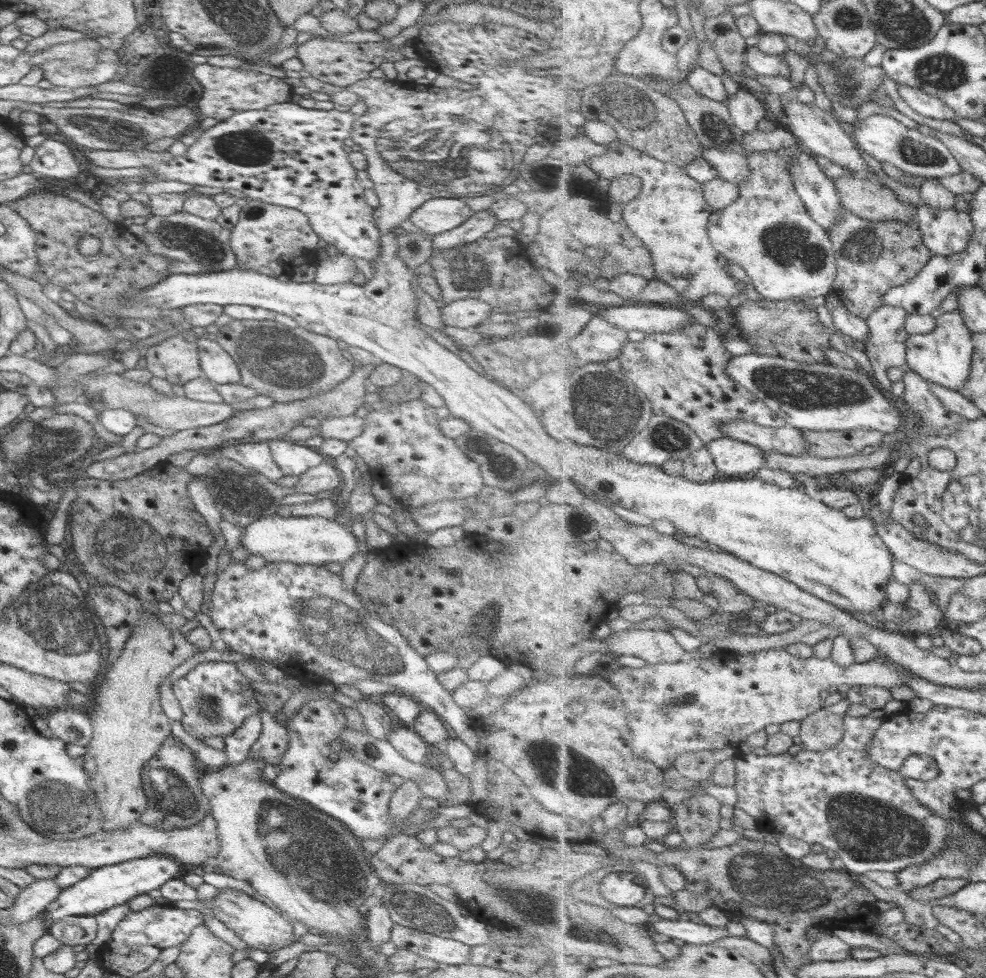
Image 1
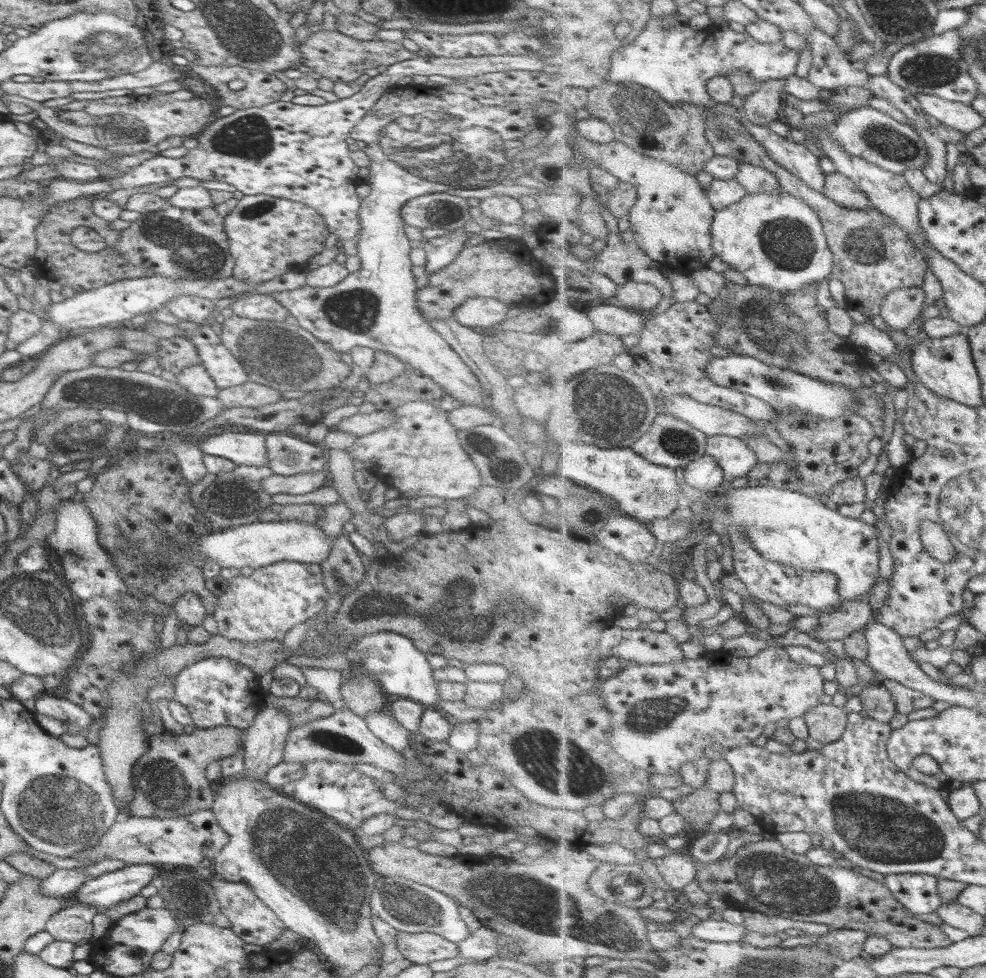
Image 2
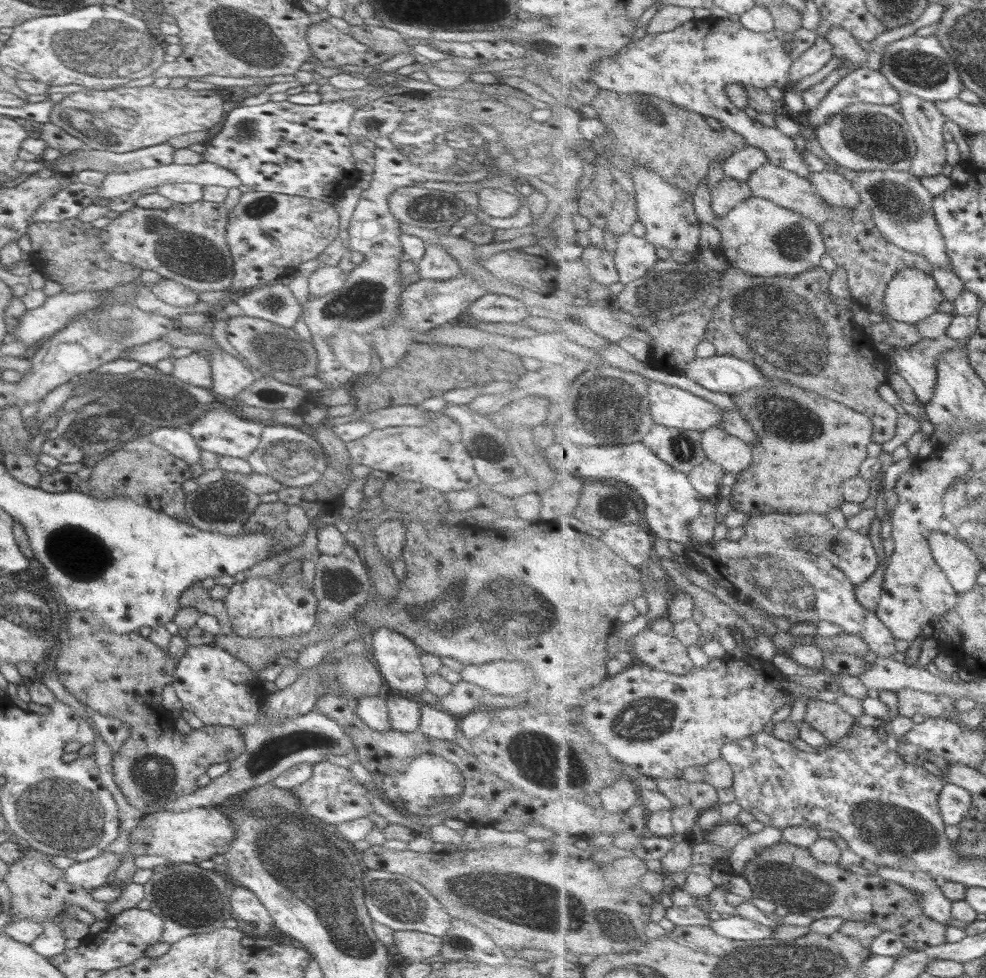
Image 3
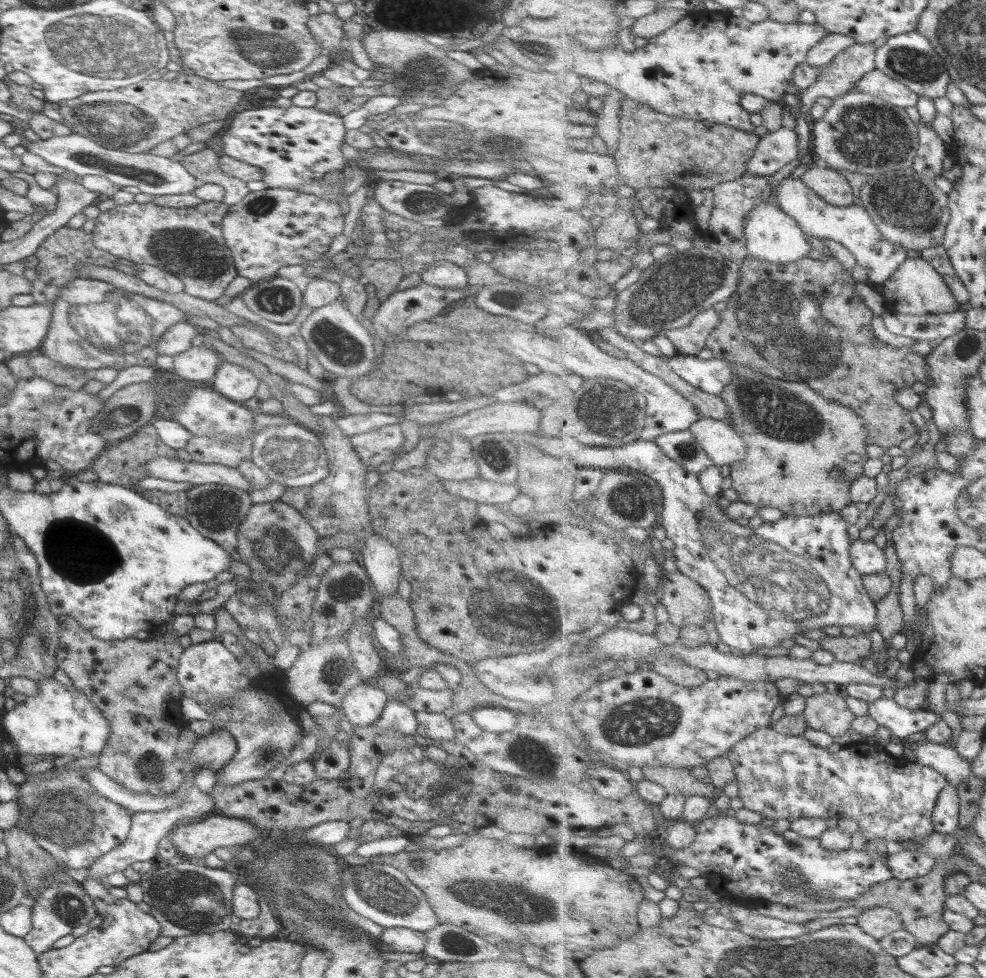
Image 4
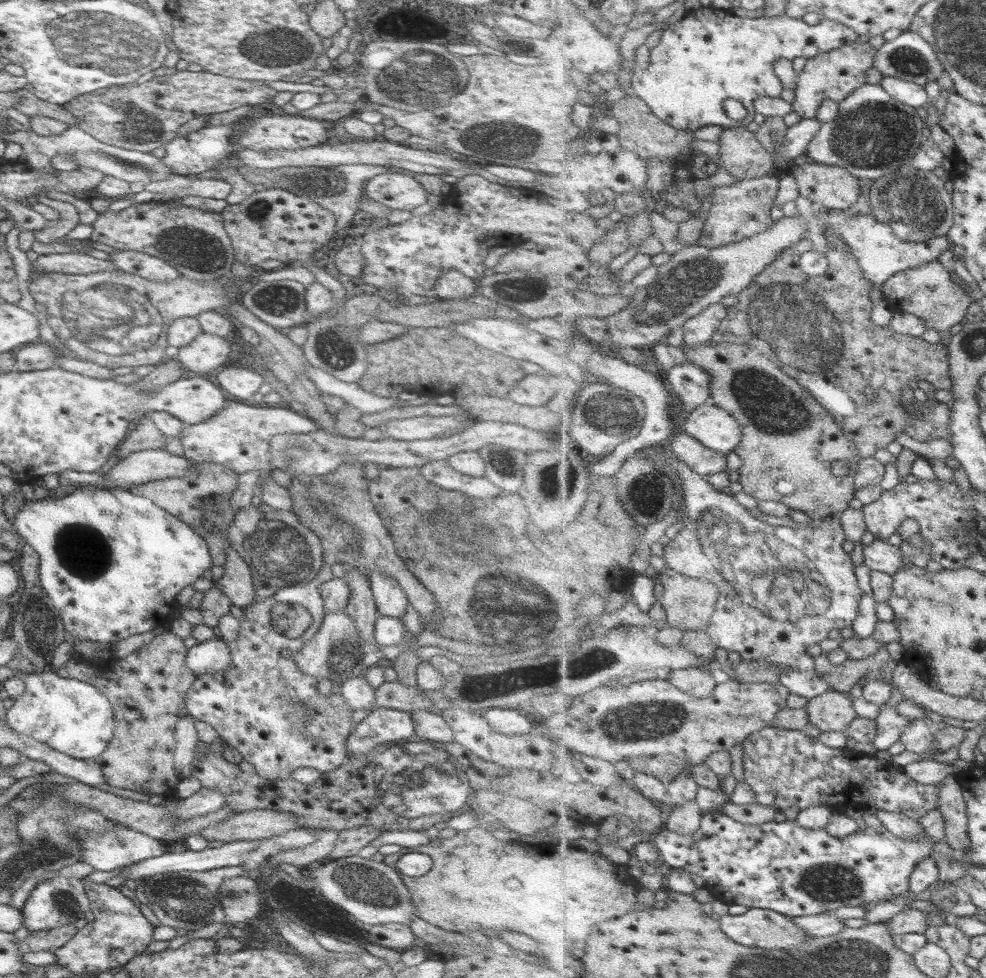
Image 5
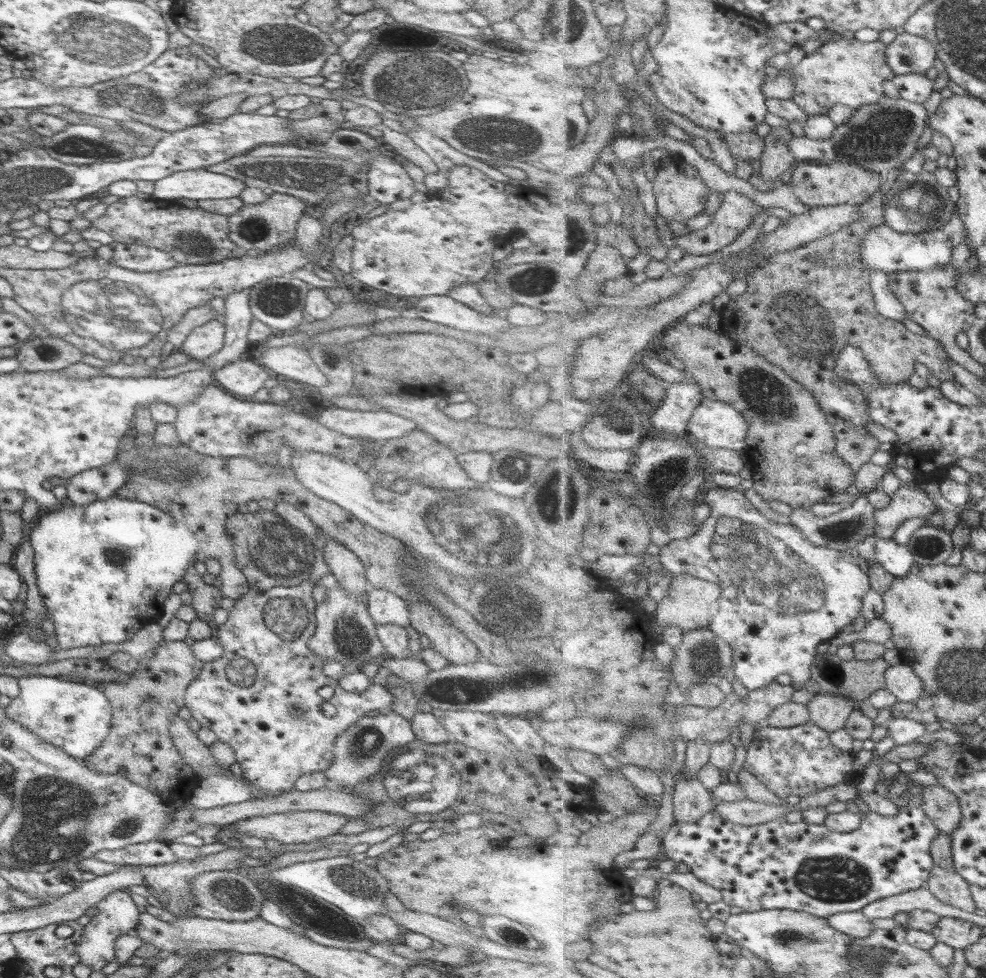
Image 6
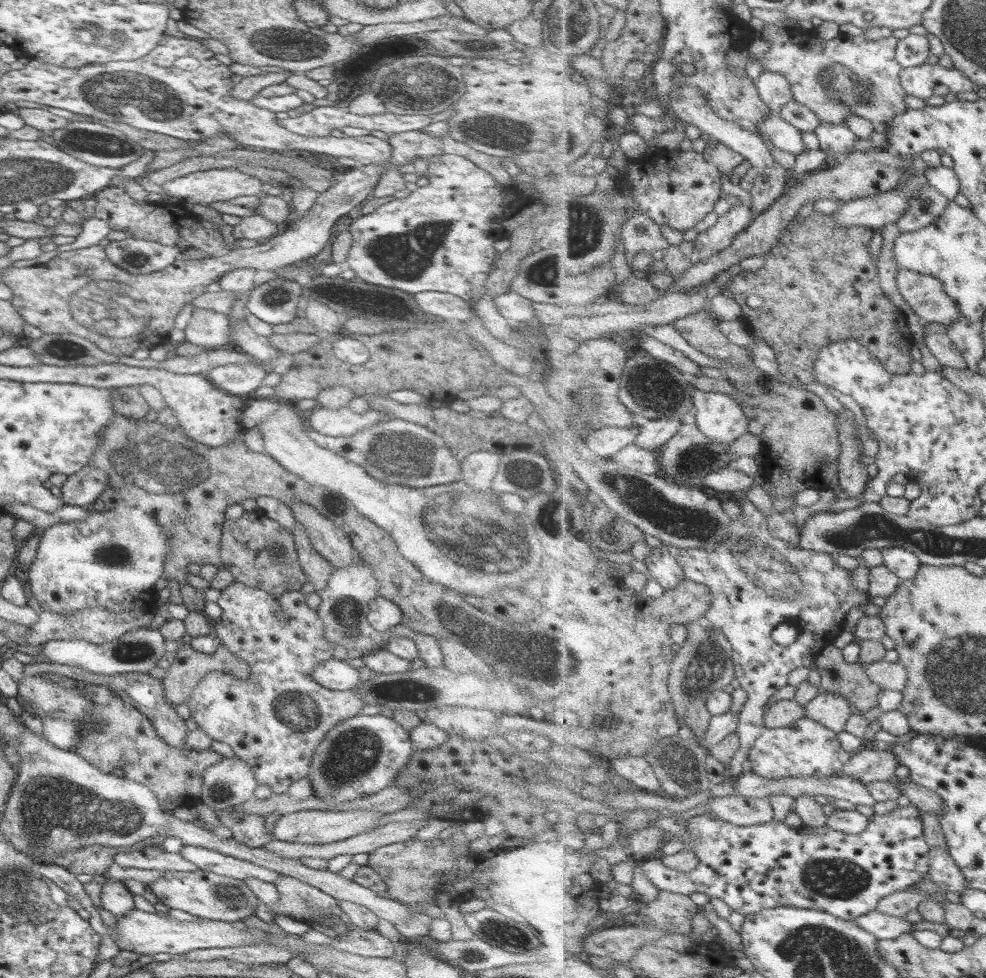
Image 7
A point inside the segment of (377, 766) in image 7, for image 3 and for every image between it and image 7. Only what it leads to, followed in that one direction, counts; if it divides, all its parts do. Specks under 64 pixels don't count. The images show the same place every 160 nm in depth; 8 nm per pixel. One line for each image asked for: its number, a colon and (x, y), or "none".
3: (403, 714)
4: (395, 716)
5: (381, 725)
6: (358, 752)

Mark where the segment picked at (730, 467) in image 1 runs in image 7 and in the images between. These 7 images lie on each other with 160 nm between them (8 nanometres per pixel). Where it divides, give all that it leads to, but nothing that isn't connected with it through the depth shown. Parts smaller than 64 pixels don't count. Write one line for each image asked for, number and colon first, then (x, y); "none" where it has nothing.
2: (737, 458)
3: (721, 447)
4: (726, 446)
5: (715, 427)
6: (716, 424)
7: (723, 420)

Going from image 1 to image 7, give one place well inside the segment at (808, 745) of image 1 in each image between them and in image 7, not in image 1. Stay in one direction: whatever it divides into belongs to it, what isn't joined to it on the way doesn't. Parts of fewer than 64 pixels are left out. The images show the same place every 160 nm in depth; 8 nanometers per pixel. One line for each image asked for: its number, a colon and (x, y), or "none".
2: (827, 723)
3: (831, 719)
4: (828, 712)
5: (833, 711)
6: (831, 712)
7: (832, 710)

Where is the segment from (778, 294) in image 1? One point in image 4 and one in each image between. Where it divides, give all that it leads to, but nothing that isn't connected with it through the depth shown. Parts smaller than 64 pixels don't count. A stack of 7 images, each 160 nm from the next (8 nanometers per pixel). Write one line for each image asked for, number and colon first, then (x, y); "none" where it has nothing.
2: (777, 241)
3: (760, 237)
4: (774, 236)

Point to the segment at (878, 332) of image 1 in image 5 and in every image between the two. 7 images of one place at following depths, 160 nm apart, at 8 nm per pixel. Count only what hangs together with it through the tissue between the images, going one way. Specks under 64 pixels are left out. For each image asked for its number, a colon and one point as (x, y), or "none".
2: (903, 306)
3: (912, 295)
4: (916, 288)
5: (929, 292)

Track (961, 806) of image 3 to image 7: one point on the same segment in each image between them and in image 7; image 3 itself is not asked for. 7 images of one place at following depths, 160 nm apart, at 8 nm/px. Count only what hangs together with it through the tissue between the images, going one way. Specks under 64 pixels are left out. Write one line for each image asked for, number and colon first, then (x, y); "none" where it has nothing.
4: (947, 813)
5: (782, 866)
6: (806, 867)
7: (751, 868)

